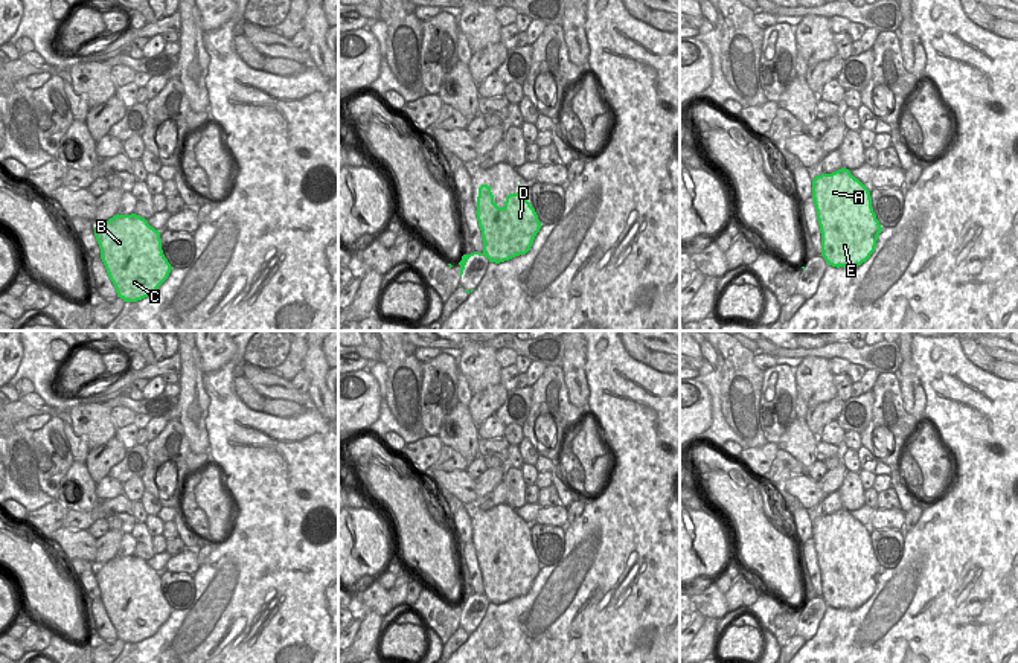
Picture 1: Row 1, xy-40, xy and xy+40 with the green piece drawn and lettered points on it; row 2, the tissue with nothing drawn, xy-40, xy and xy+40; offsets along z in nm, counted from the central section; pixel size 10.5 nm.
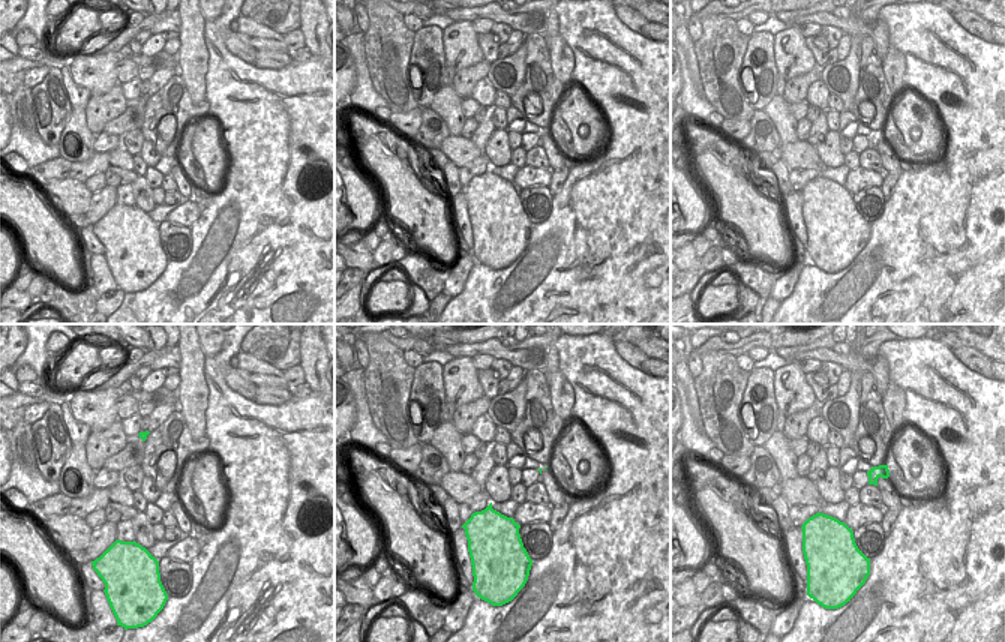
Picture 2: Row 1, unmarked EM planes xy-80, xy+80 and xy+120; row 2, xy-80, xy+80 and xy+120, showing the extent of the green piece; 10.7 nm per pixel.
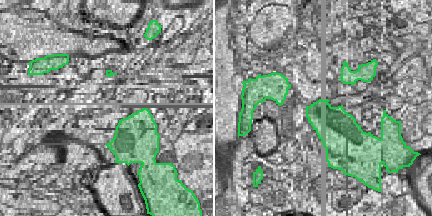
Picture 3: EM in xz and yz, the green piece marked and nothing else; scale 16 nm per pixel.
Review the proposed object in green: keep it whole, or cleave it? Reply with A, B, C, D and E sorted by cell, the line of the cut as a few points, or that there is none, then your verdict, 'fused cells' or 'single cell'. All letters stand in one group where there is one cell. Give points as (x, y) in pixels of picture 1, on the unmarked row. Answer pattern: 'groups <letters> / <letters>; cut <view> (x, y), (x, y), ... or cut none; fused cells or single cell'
groups A B C D E; cut none; single cell

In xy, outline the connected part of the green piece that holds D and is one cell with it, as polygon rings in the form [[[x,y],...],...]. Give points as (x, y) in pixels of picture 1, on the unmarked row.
[[[482,526],[479,529],[475,556],[477,556],[479,569],[482,572],[483,593],[482,594],[474,593],[471,596],[462,597],[462,602],[459,604],[460,619],[463,616],[466,602],[474,596],[479,597],[483,596],[485,599],[489,601],[489,604],[495,604],[495,605],[509,602],[520,596],[526,596],[530,591],[533,581],[541,570],[538,556],[535,550],[530,547],[530,544],[523,538],[520,532],[520,526],[517,535],[509,535],[506,538],[503,549],[498,549],[497,544],[494,543],[491,527]]]

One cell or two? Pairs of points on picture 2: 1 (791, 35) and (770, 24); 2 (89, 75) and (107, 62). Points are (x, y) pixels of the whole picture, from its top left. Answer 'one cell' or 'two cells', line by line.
1: two cells
2: one cell

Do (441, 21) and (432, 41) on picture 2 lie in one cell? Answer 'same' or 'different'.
different

